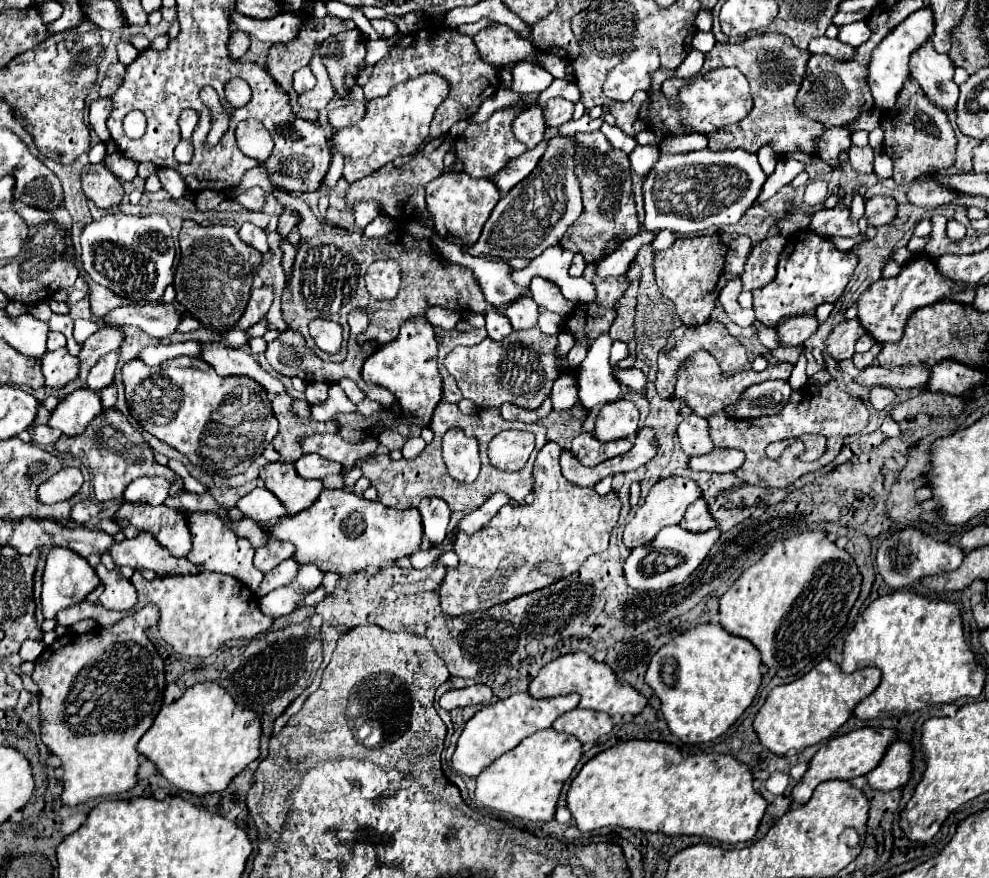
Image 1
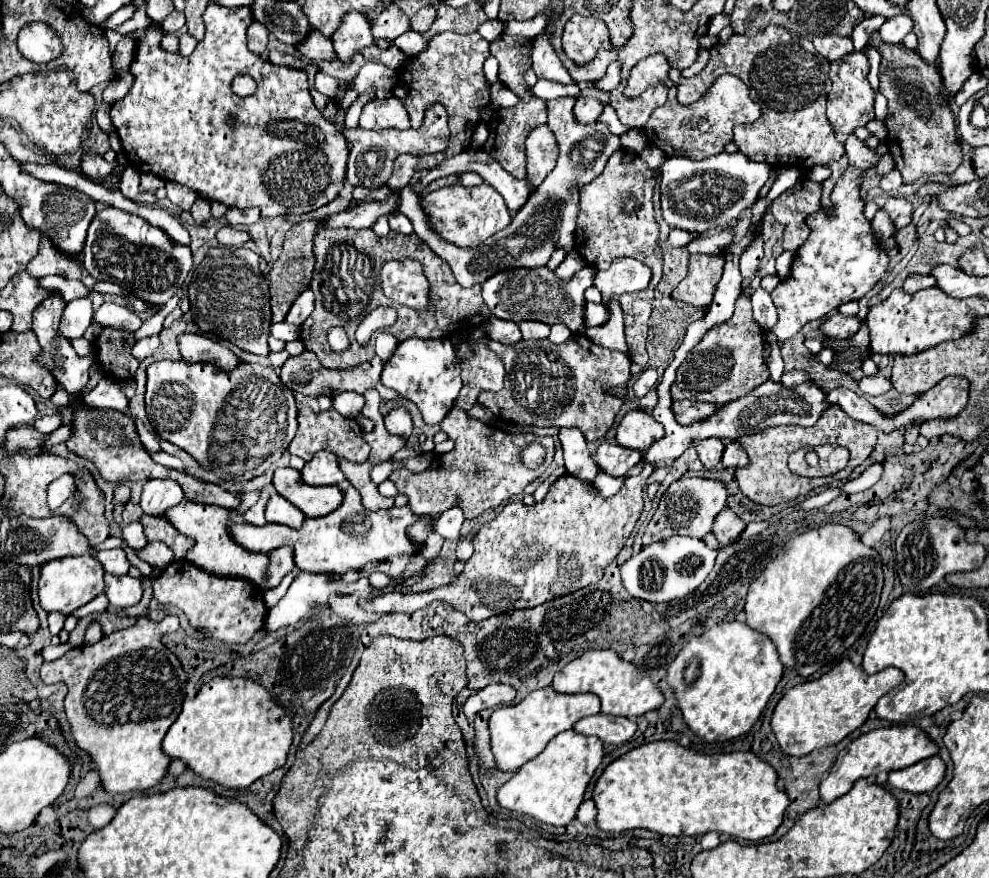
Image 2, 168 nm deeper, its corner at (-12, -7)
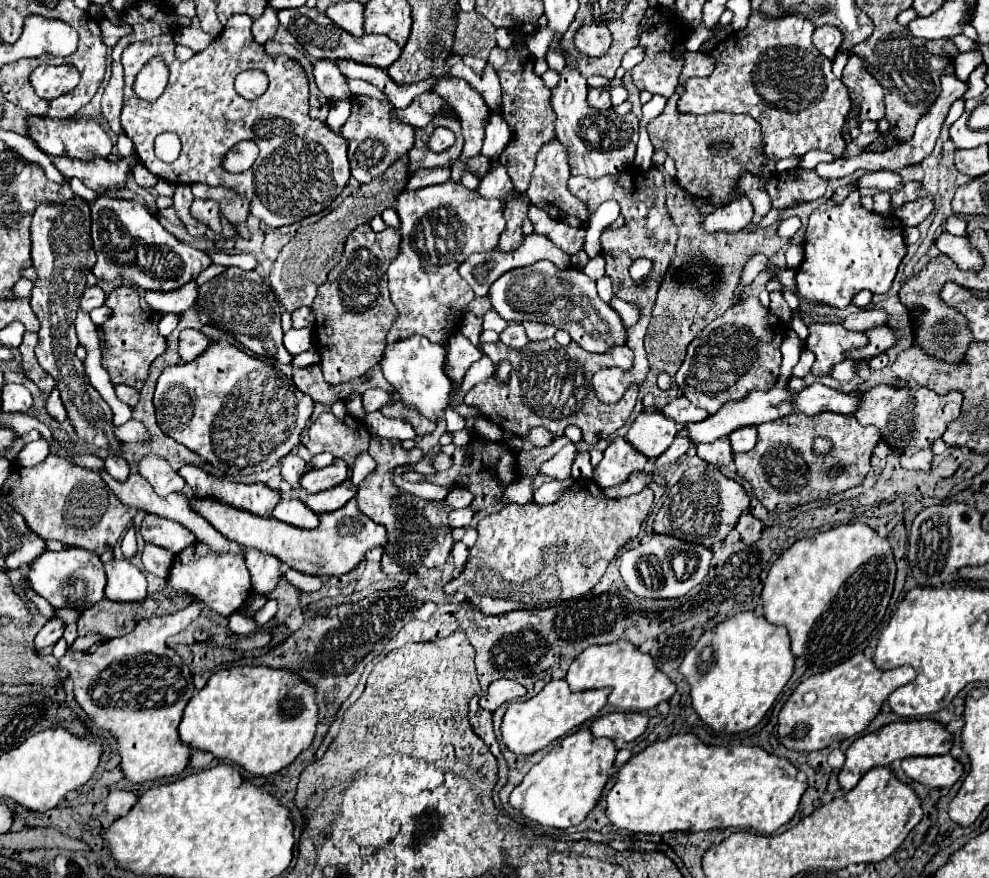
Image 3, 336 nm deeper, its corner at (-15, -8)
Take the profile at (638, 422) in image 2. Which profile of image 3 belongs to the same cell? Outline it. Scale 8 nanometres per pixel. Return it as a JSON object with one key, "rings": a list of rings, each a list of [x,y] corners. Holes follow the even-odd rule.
{"rings":[[[643,410],[631,424],[625,440],[647,458],[661,456],[677,434],[675,422],[657,410]]]}

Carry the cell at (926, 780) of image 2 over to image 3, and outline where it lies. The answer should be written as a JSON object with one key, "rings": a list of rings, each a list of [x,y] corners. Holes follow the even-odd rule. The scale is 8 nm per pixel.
{"rings":[[[951,754],[931,758],[905,758],[901,768],[911,780],[929,788],[949,788],[963,774],[963,766],[951,758]]]}

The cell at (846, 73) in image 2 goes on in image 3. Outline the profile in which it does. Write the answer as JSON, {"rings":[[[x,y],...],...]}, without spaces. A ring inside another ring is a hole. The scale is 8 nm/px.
{"rings":[[[855,54],[849,56],[849,62],[843,70],[843,84],[849,90],[849,98],[851,104],[859,108],[859,114],[853,122],[849,122],[849,118],[843,124],[843,130],[851,130],[857,128],[863,120],[879,120],[885,112],[883,106],[883,88],[879,86],[879,82],[867,72],[863,60]]]}

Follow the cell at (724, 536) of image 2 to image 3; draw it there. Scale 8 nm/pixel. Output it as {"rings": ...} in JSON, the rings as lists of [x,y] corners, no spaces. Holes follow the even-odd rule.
{"rings":[[[745,512],[745,514],[741,514],[739,522],[735,524],[735,530],[739,532],[741,542],[753,544],[753,542],[757,542],[757,540],[761,538],[763,524],[761,524],[761,520],[757,520],[757,518],[753,518],[749,512]]]}

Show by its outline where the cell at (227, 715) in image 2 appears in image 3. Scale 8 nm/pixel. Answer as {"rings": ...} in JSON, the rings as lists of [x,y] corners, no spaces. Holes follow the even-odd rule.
{"rings":[[[237,666],[215,672],[203,690],[199,690],[187,704],[183,720],[179,724],[179,738],[203,752],[211,752],[217,760],[227,760],[249,772],[251,776],[269,776],[289,766],[299,752],[303,752],[317,726],[317,704],[313,688],[305,684],[297,674],[287,670],[271,670],[267,666]]]}

